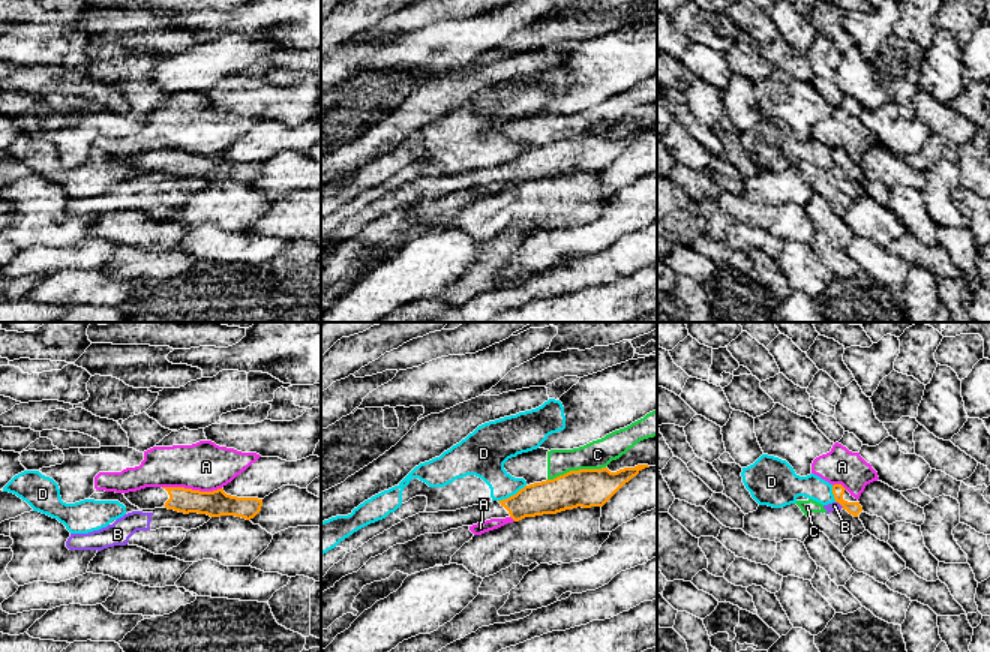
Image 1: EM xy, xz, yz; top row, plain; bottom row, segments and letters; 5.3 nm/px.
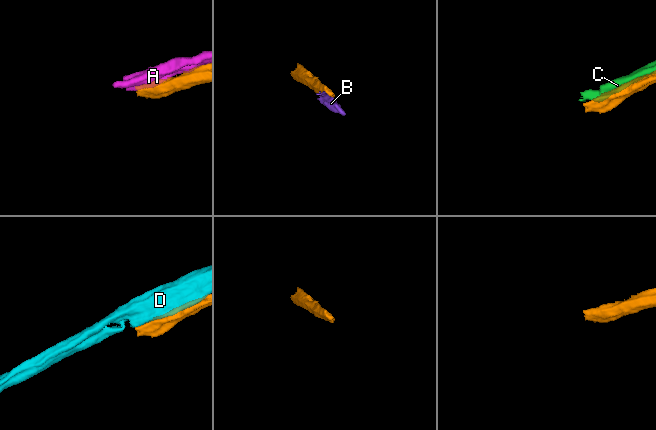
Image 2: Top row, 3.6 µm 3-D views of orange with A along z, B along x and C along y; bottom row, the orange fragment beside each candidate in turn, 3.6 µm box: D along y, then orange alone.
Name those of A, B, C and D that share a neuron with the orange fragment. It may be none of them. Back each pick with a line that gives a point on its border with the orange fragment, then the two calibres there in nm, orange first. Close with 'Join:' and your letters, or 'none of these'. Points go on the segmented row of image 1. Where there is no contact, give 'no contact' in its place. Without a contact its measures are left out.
Join: none of these

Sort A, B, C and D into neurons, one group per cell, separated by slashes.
A / B C / D

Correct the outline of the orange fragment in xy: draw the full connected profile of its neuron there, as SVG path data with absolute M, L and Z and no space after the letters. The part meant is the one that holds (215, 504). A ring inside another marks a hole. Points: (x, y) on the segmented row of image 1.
M146 487L123 495L140 510L168 508L184 514L198 513L210 517L236 516L250 520L262 507L262 499L231 496L224 489L200 492L184 487Z

